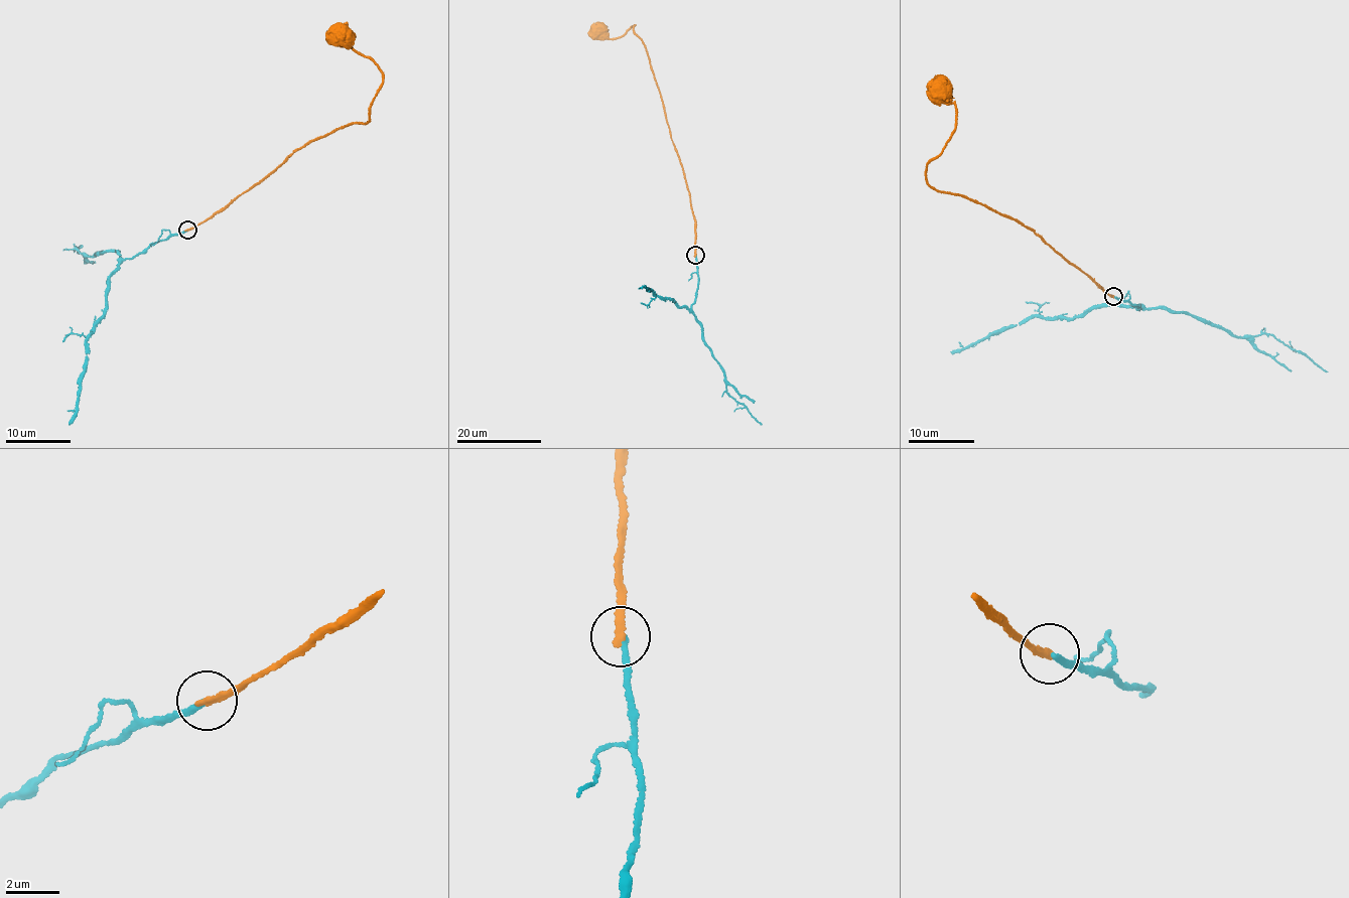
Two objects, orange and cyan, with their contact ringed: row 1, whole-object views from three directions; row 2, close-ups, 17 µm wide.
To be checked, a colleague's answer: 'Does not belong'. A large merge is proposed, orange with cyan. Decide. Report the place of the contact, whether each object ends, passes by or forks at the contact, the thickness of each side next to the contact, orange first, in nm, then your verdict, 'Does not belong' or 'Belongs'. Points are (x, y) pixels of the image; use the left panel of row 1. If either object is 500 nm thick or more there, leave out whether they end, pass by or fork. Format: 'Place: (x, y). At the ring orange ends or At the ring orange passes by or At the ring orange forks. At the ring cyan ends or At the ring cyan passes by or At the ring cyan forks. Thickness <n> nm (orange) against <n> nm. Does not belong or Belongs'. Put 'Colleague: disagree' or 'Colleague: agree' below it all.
Place: (187, 230). At the ring orange ends. At the ring cyan ends. Thickness 240 nm (orange) against 200 nm. Does not belong
Colleague: agree

